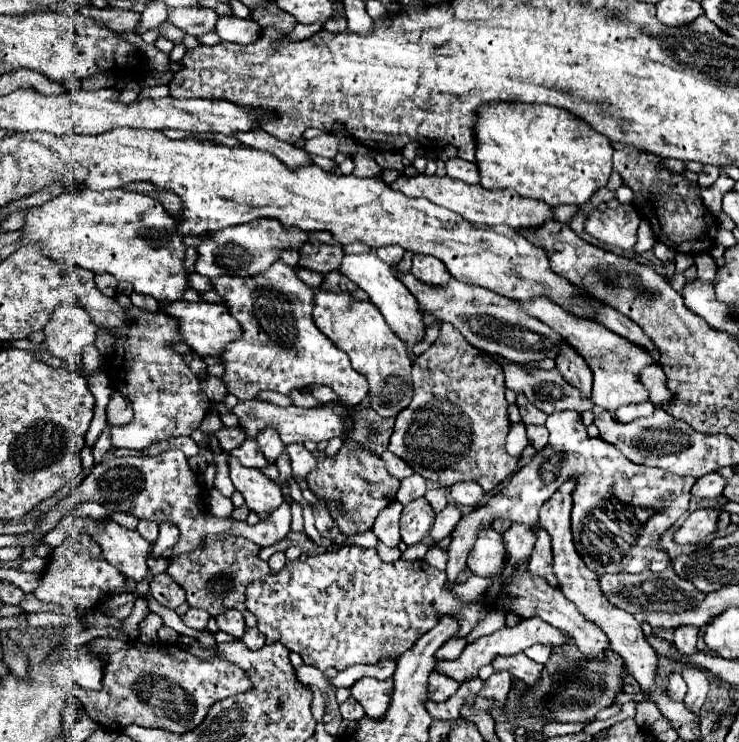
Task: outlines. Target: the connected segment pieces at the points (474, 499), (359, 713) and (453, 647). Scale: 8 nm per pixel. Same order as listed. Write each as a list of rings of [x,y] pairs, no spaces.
[[[455,483],[449,489],[449,495],[455,505],[477,505],[483,499],[485,491],[473,483]]]
[[[349,697],[345,703],[341,703],[339,705],[339,711],[341,711],[341,717],[347,719],[347,721],[357,721],[357,719],[361,719],[365,715],[363,707],[353,697]]]
[[[449,639],[435,653],[436,661],[457,659],[461,655],[463,647],[465,647],[465,639]]]

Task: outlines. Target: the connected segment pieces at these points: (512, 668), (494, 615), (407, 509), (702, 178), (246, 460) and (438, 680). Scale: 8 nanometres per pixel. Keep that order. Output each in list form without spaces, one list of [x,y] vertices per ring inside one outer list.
[[[525,653],[509,655],[509,657],[497,657],[493,661],[493,667],[495,667],[495,671],[503,671],[503,669],[509,671],[515,679],[525,681],[529,687],[535,687],[539,683],[541,671],[543,671],[543,665],[535,663]]]
[[[499,607],[499,611],[491,611],[485,619],[479,621],[479,625],[467,635],[467,645],[475,643],[475,639],[485,637],[489,633],[495,633],[497,629],[501,629],[505,625],[505,609]]]
[[[419,497],[403,507],[401,515],[401,541],[405,545],[421,543],[435,523],[435,513],[425,497]]]
[[[707,165],[705,171],[699,173],[699,181],[697,181],[697,183],[699,183],[701,187],[711,187],[711,185],[717,181],[717,177],[719,177],[719,167]]]
[[[245,439],[243,445],[231,449],[229,455],[235,455],[235,457],[241,461],[241,465],[245,465],[245,467],[257,467],[257,469],[261,469],[261,467],[271,465],[271,463],[263,457],[263,453],[259,451],[259,445],[257,445],[255,441],[251,441],[251,439]]]
[[[437,671],[429,675],[429,699],[431,701],[447,701],[457,689],[459,689],[459,683],[455,679],[449,679],[447,675],[439,675]]]

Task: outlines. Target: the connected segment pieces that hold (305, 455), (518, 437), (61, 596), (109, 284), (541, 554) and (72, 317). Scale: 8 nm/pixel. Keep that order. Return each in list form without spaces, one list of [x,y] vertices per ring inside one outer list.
[[[299,443],[287,445],[287,453],[291,459],[293,475],[297,475],[297,477],[307,477],[307,471],[313,471],[317,465],[317,459]]]
[[[511,423],[511,431],[507,435],[507,451],[509,455],[515,455],[517,459],[521,457],[521,451],[529,445],[525,437],[525,425],[523,423]]]
[[[73,535],[53,549],[49,565],[43,571],[43,579],[33,595],[43,603],[87,609],[93,607],[99,601],[99,597],[119,595],[121,587],[125,587],[123,575],[103,559],[99,545],[89,535]]]
[[[97,275],[95,283],[97,283],[97,289],[103,295],[107,295],[107,297],[115,297],[117,295],[117,281],[111,275]]]
[[[537,527],[537,543],[535,543],[535,549],[531,553],[529,573],[545,577],[549,585],[559,587],[559,583],[555,579],[555,573],[551,571],[551,537],[541,527]]]
[[[61,303],[45,325],[45,345],[49,353],[63,361],[79,361],[83,347],[95,341],[97,327],[81,303]]]

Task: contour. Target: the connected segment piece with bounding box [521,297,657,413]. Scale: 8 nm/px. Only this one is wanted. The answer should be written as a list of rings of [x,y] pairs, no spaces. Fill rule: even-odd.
[[[535,297],[527,303],[521,305],[525,309],[525,313],[529,313],[531,317],[541,319],[543,323],[551,325],[555,331],[559,331],[575,349],[581,351],[581,355],[585,357],[585,361],[591,365],[593,371],[593,395],[591,401],[603,409],[607,409],[609,413],[615,413],[617,407],[621,405],[629,405],[629,403],[641,403],[647,401],[649,393],[647,389],[639,383],[639,371],[649,367],[649,365],[657,365],[655,359],[651,359],[651,355],[647,351],[643,351],[641,347],[625,341],[619,335],[613,335],[607,327],[595,323],[595,321],[587,321],[587,319],[577,319],[573,315],[567,315],[559,305],[551,303],[547,297]]]

